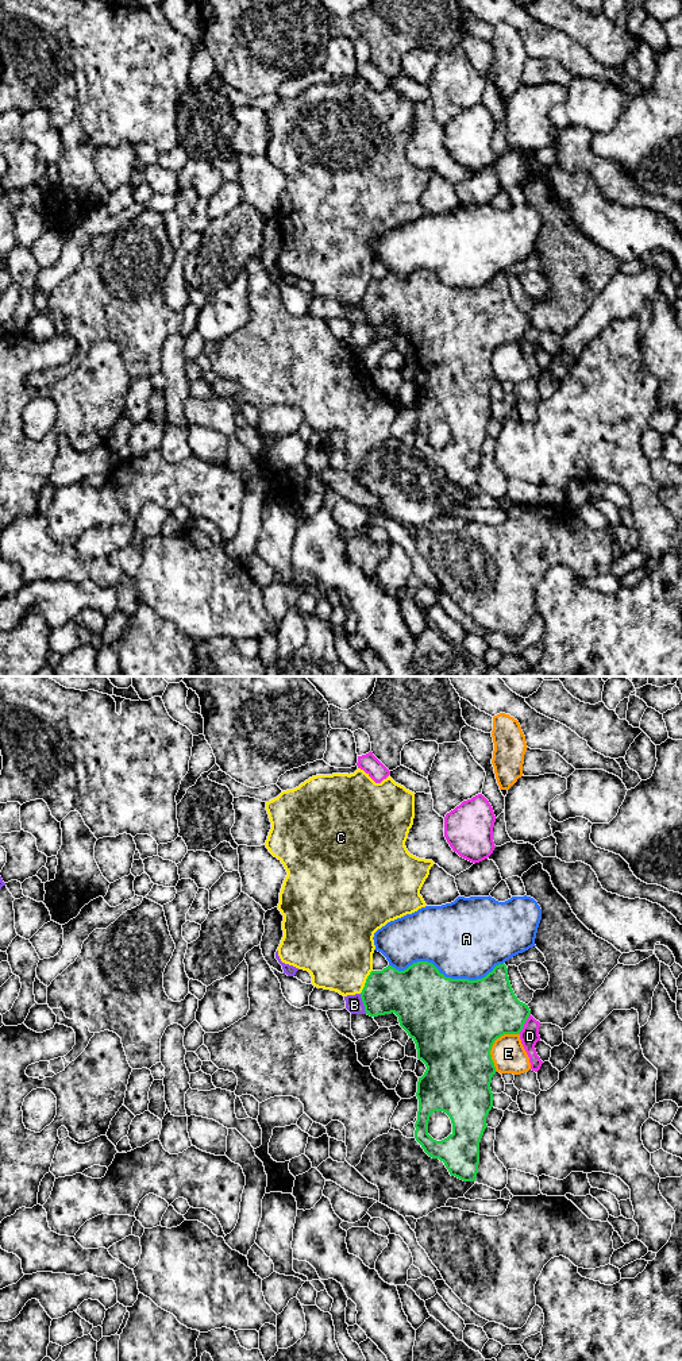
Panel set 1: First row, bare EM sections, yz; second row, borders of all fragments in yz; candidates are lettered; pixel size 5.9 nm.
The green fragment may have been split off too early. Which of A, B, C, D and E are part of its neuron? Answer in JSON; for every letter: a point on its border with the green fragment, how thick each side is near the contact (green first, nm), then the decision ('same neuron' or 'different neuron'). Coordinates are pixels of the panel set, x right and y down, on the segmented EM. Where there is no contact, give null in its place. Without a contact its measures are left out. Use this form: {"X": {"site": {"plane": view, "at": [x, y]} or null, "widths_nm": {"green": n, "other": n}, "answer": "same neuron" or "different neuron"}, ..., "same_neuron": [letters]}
{"A": {"site": {"plane": "yz", "at": [446, 978]}, "widths_nm": {"green": 500, "other": 460}, "answer": "different neuron"}, "B": {"site": {"plane": "yz", "at": [363, 1003]}, "widths_nm": {"green": 280, "other": 100}, "answer": "different neuron"}, "C": {"site": {"plane": "yz", "at": [366, 982]}, "widths_nm": {"green": 280, "other": 420}, "answer": "different neuron"}, "D": {"site": {"plane": "yz", "at": [524, 1022]}, "widths_nm": {"green": 360, "other": 110}, "answer": "different neuron"}, "E": {"site": {"plane": "yz", "at": [493, 1043]}, "widths_nm": {"green": 500, "other": 200}, "answer": "different neuron"}, "same_neuron": []}

